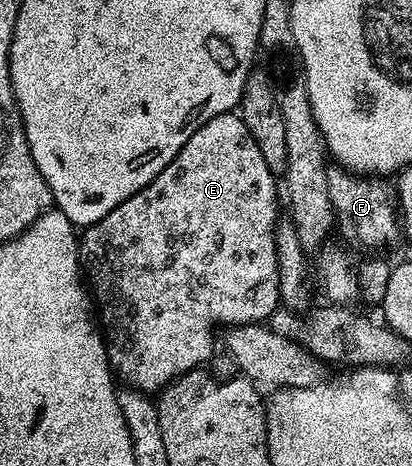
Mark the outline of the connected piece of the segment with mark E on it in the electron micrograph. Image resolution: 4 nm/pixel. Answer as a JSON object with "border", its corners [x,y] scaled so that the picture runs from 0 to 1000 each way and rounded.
{"border":[[[558,238],[532,247],[529,251],[515,251],[502,264],[493,264],[493,273],[483,273],[483,281],[473,281],[473,290],[464,290],[464,298],[454,298],[454,307],[434,324],[434,333],[425,333],[425,341],[405,356],[396,367],[386,367],[386,376],[367,393],[357,393],[357,401],[347,401],[328,418],[318,418],[299,436],[289,436],[289,444],[279,444],[279,453],[269,453],[250,470],[233,474],[228,483],[214,485],[194,502],[192,509],[192,549],[197,556],[197,575],[204,592],[211,597],[214,618],[221,622],[223,644],[231,648],[233,661],[240,665],[240,689],[250,700],[250,723],[260,734],[260,764],[265,781],[286,803],[296,800],[306,809],[311,824],[320,833],[354,845],[381,848],[391,837],[410,824],[413,818],[422,818],[430,809],[442,809],[447,800],[456,800],[464,792],[495,785],[498,773],[517,758],[517,704],[524,697],[546,697],[544,702],[573,702],[580,697],[609,697],[617,693],[641,691],[663,672],[663,665],[675,661],[677,633],[680,633],[680,594],[672,588],[672,534],[675,511],[663,511],[663,481],[672,474],[672,414],[677,423],[677,397],[667,391],[667,376],[648,358],[648,350],[638,350],[638,333],[629,333],[629,315],[619,315],[619,298],[609,298],[609,290],[600,281],[600,273],[587,264],[583,249],[573,240]]]}

